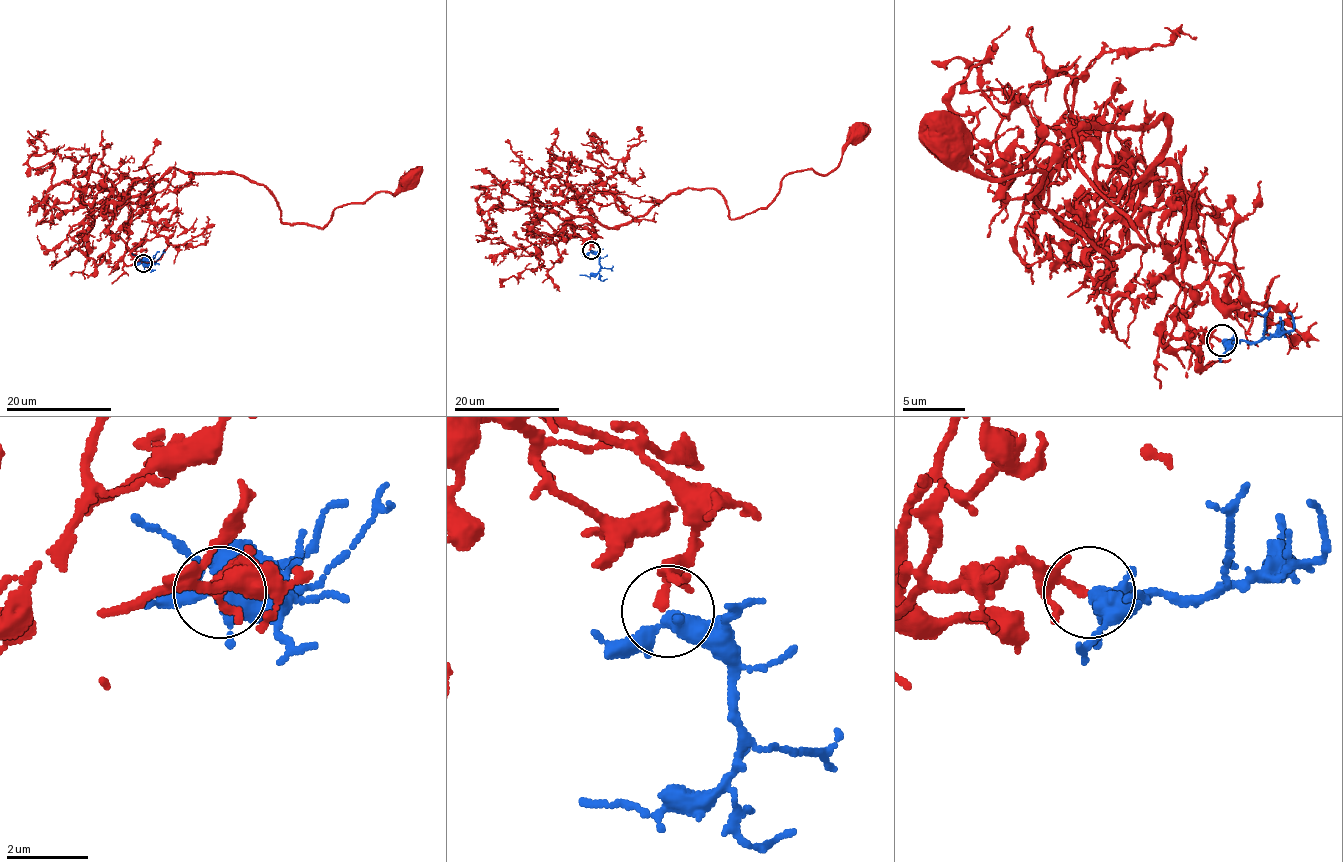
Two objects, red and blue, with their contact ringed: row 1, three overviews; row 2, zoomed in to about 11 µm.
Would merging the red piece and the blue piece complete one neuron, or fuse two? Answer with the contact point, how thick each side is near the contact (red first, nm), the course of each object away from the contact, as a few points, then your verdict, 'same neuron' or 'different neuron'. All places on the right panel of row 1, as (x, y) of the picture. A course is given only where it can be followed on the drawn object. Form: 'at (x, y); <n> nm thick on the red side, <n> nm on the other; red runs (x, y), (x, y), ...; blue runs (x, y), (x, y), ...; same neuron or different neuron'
at (1222, 340); 140 nm thick on the red side, 340 nm on the other; red runs (1219, 339), (1160, 336), (1160, 117), (1076, 133), (1147, 242), (1107, 255), (947, 142); blue runs (1222, 339), (1241, 342), (1266, 339), (1282, 330), (1279, 317); same neuron

